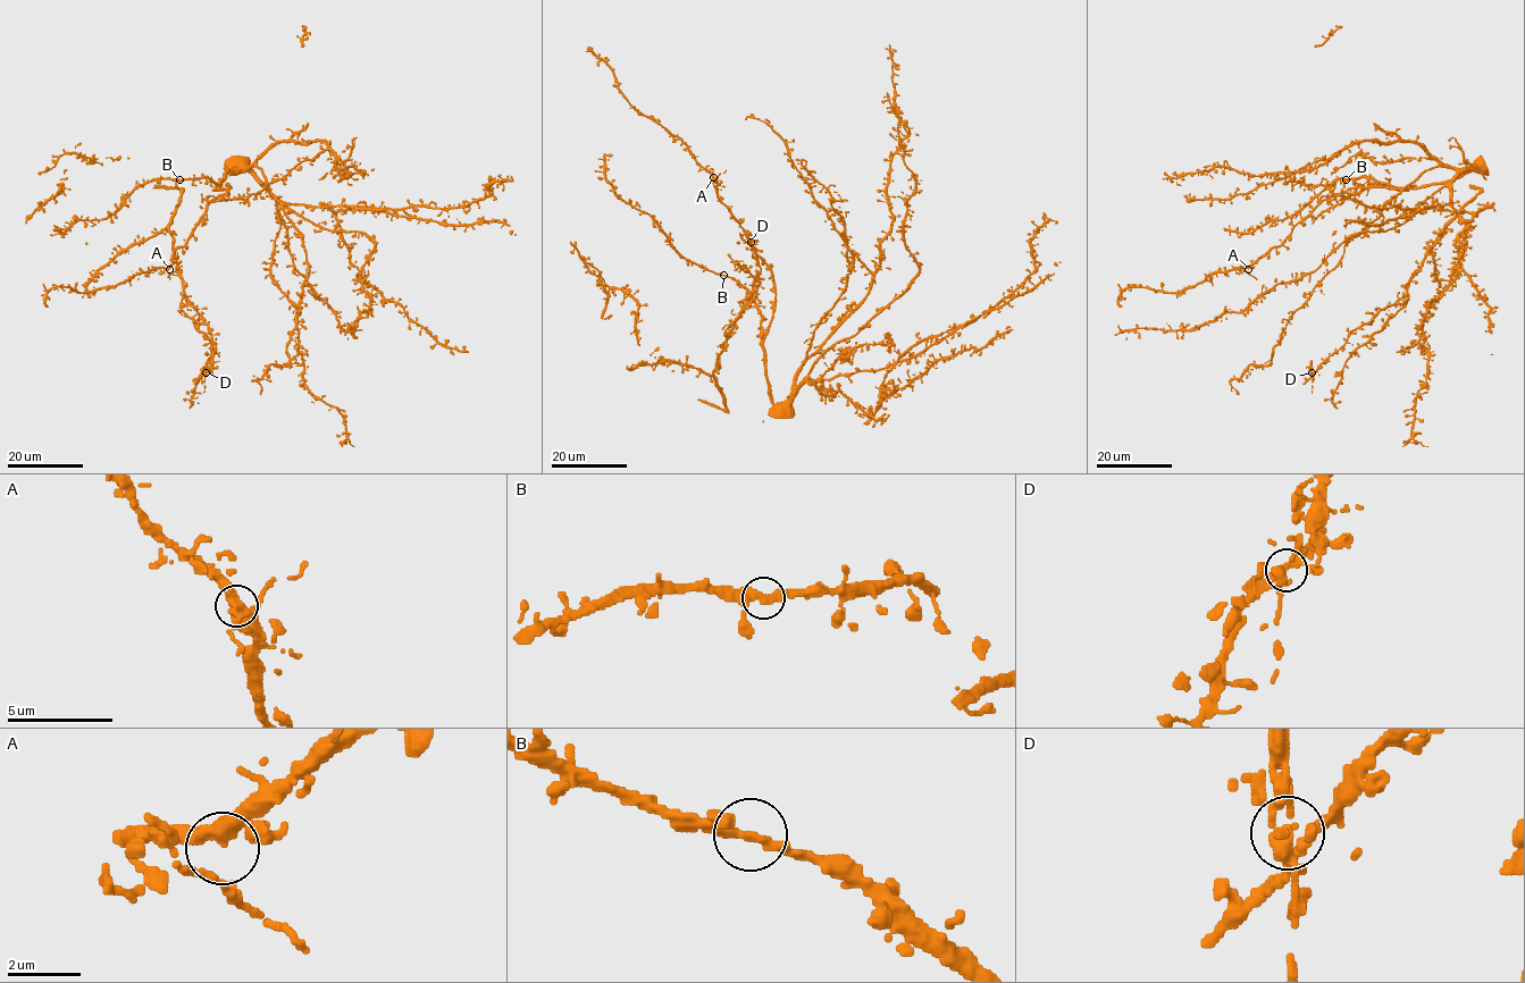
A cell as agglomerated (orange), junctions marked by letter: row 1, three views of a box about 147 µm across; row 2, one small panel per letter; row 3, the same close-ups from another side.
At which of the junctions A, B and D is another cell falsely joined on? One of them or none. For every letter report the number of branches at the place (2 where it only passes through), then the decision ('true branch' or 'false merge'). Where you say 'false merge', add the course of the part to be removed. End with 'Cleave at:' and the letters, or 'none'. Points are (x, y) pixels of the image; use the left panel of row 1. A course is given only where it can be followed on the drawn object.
A: branches 3; true branch
B: branches 3; true branch
D: branches 3; true branch
Cleave at: none

